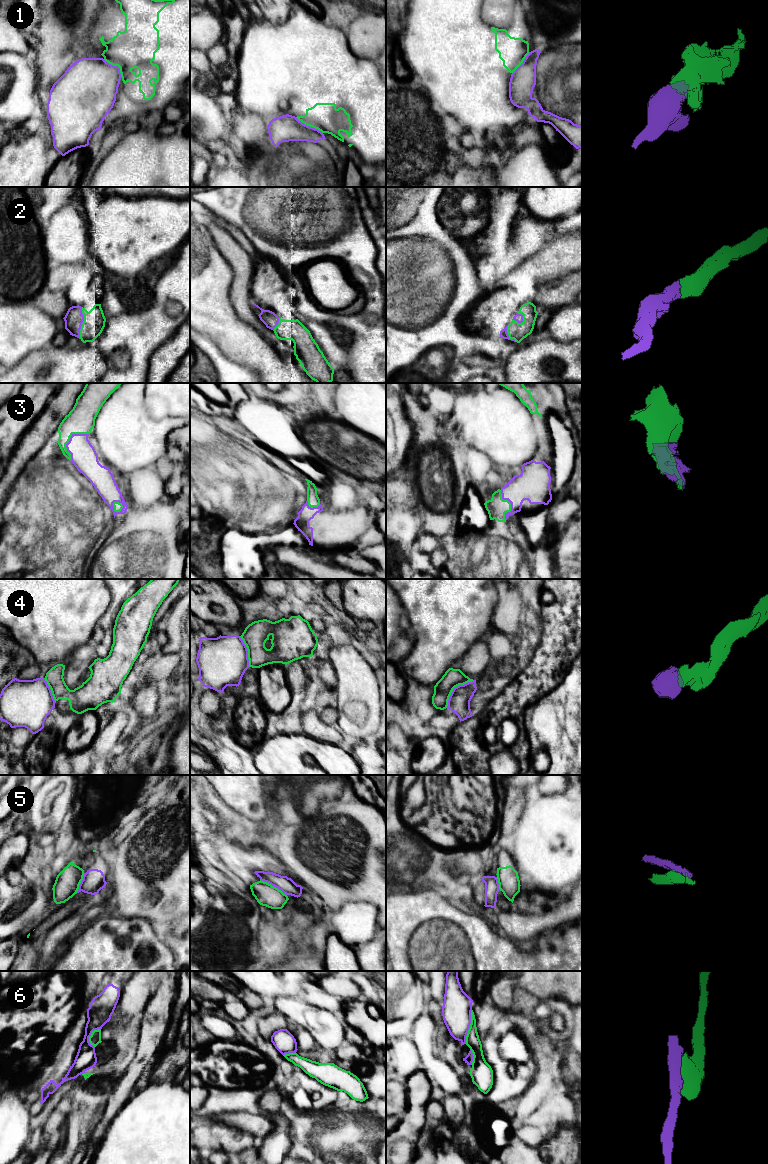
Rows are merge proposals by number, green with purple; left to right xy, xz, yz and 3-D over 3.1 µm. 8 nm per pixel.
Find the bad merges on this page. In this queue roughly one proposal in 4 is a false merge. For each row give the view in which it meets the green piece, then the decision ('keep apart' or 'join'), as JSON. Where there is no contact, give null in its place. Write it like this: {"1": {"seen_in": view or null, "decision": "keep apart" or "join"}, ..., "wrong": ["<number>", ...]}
{"1": {"seen_in": "xz", "decision": "keep apart"}, "2": {"seen_in": "xy", "decision": "join"}, "3": {"seen_in": "xy", "decision": "join"}, "4": {"seen_in": "yz", "decision": "keep apart"}, "5": {"seen_in": "xz", "decision": "keep apart"}, "6": {"seen_in": "yz", "decision": "keep apart"}, "wrong": ["1", "4", "5", "6"]}

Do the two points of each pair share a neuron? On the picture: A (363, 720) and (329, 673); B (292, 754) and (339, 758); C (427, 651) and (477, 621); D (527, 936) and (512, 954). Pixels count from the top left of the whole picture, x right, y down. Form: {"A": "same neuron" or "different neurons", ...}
{"A": "different neurons", "B": "same neuron", "C": "same neuron", "D": "different neurons"}

